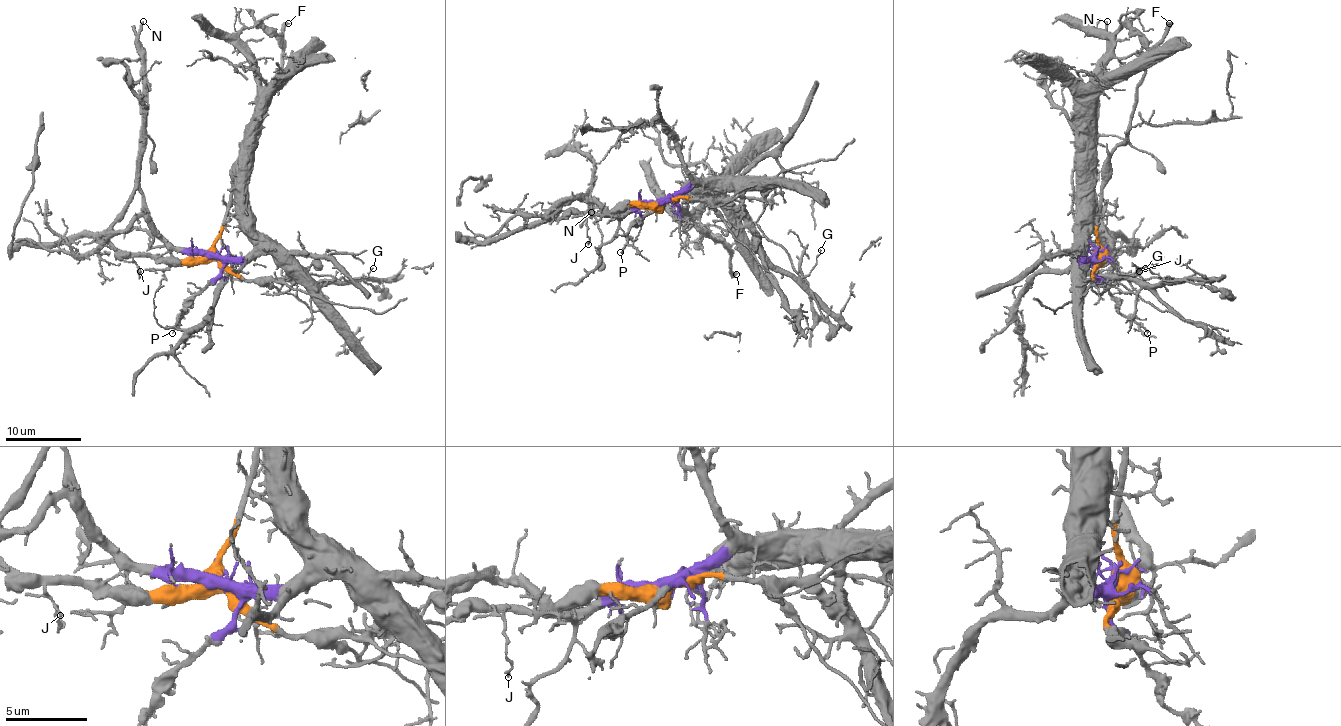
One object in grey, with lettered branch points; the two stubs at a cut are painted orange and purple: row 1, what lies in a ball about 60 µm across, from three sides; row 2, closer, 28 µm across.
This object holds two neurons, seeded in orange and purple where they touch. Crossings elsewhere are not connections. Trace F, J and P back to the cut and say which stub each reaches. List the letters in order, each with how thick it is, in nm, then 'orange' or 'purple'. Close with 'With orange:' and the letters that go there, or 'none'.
F: 460 nm thick; orange
J: 130 nm thick; orange
P: 130 nm thick; purple
With orange: F, J

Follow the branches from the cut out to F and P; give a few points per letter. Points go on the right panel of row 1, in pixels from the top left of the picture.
F: (1097, 257), (1103, 167), (1127, 135), (1135, 91), (1147, 69), (1147, 55), (1169, 23)
P: (1097, 257), (1093, 272), (1124, 316), (1137, 322), (1147, 333)

